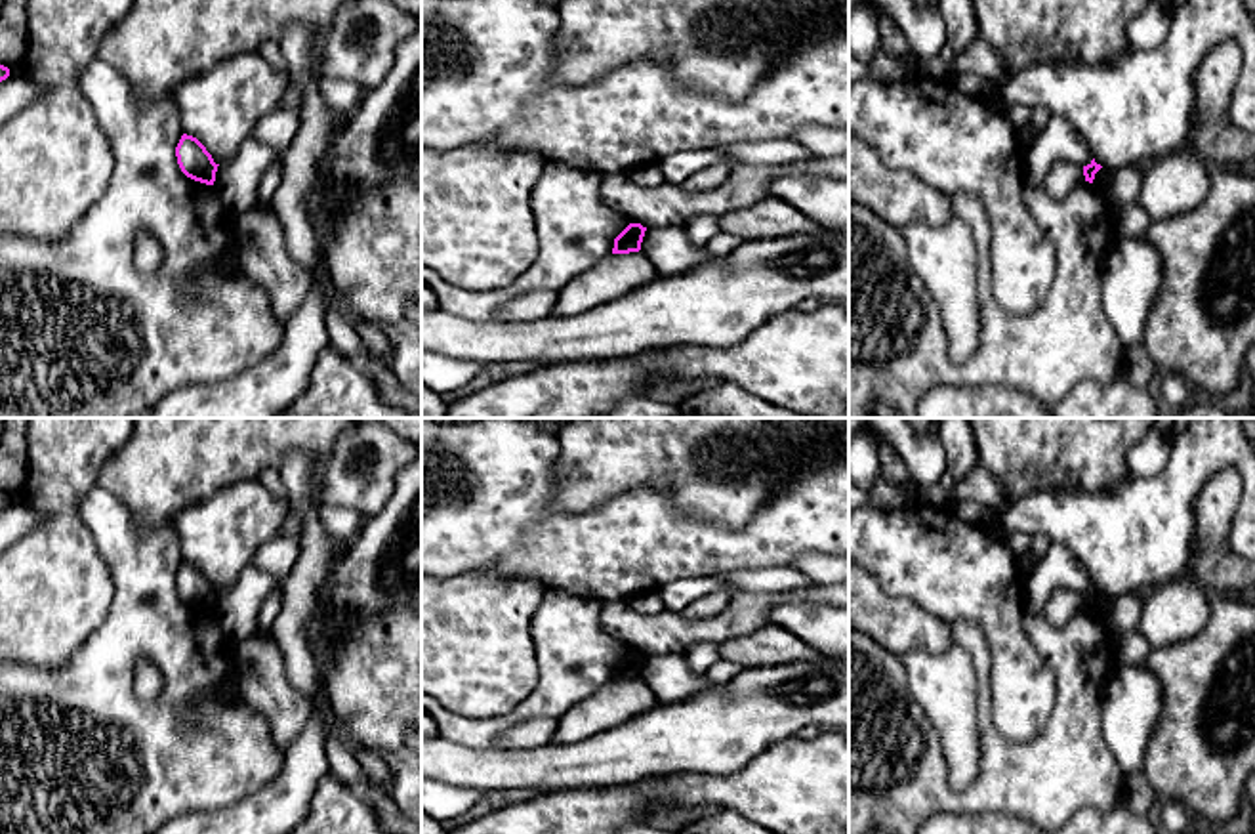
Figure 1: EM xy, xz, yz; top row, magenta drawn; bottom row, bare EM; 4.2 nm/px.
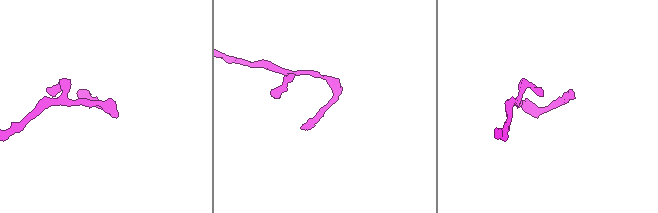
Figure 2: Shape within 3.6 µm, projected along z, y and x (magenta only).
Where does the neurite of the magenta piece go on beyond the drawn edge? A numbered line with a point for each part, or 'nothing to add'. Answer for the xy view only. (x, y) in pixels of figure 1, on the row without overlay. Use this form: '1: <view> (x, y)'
nothing to add

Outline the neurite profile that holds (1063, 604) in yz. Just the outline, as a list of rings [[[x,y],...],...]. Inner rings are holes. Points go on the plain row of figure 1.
[[[1057,588],[1045,607],[1043,615],[1055,626],[1064,626],[1074,615],[1085,609],[1083,595],[1070,588]]]

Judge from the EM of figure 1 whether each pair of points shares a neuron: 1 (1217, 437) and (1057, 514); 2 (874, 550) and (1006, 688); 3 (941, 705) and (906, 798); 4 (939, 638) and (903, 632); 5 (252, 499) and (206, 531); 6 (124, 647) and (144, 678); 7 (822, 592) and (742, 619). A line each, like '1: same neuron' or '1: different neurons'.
1: same neuron
2: same neuron
3: different neurons
4: same neuron
5: same neuron
6: different neurons
7: same neuron

